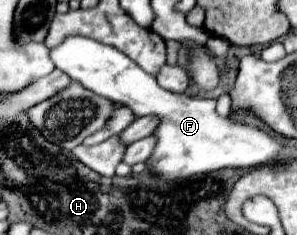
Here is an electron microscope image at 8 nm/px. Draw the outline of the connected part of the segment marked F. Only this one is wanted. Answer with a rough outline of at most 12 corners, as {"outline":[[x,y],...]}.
{"outline":[[69,36],[51,60],[87,90],[157,116],[163,182],[277,160],[281,144],[215,100],[161,88],[129,56]]}

